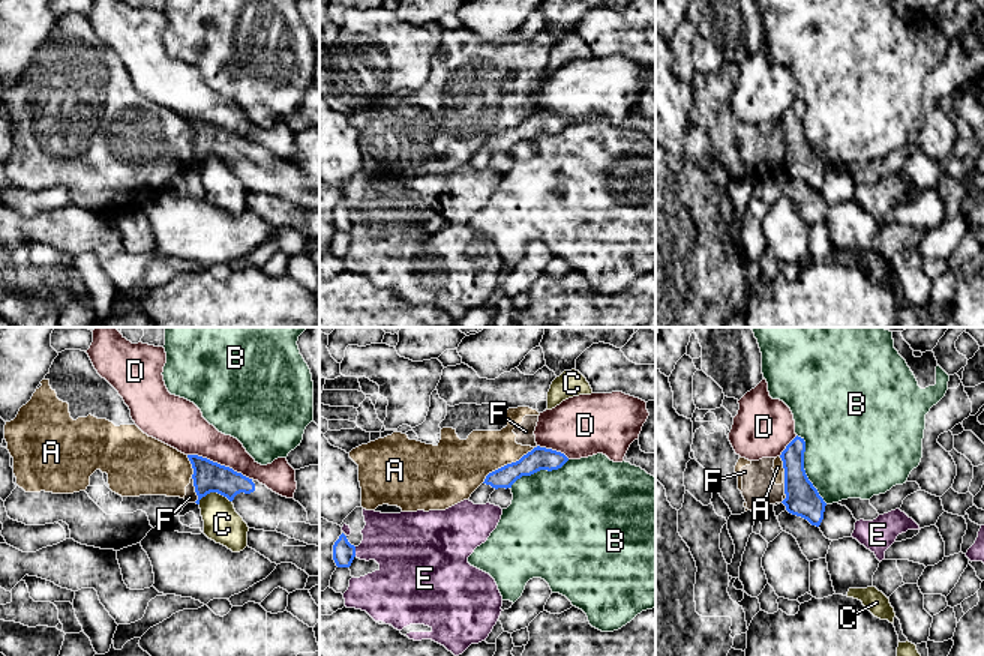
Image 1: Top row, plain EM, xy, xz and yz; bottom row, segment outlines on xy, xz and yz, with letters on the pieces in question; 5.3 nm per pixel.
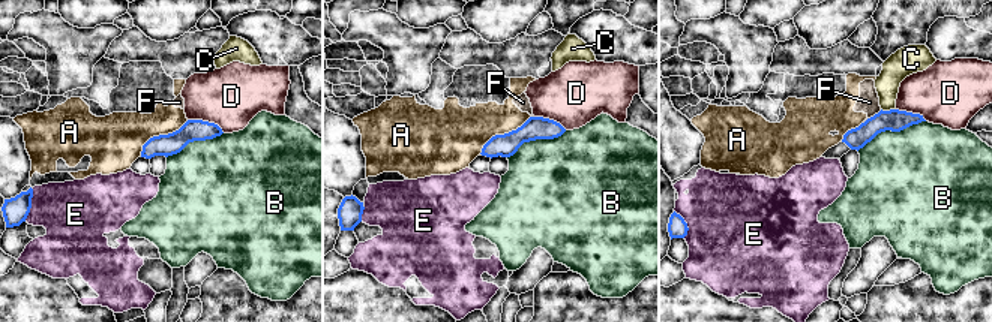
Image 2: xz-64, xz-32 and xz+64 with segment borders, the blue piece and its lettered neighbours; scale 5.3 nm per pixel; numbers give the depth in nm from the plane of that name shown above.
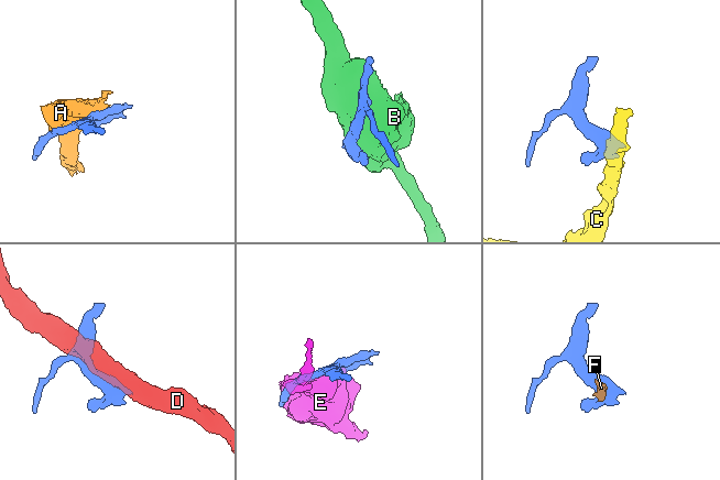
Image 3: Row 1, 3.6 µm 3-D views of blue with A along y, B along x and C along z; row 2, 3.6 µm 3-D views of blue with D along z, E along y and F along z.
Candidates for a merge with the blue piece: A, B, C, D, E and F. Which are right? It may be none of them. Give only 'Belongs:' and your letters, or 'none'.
Belongs: none

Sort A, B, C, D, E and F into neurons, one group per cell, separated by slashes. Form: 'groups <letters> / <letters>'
groups A F / B / C / D / E

